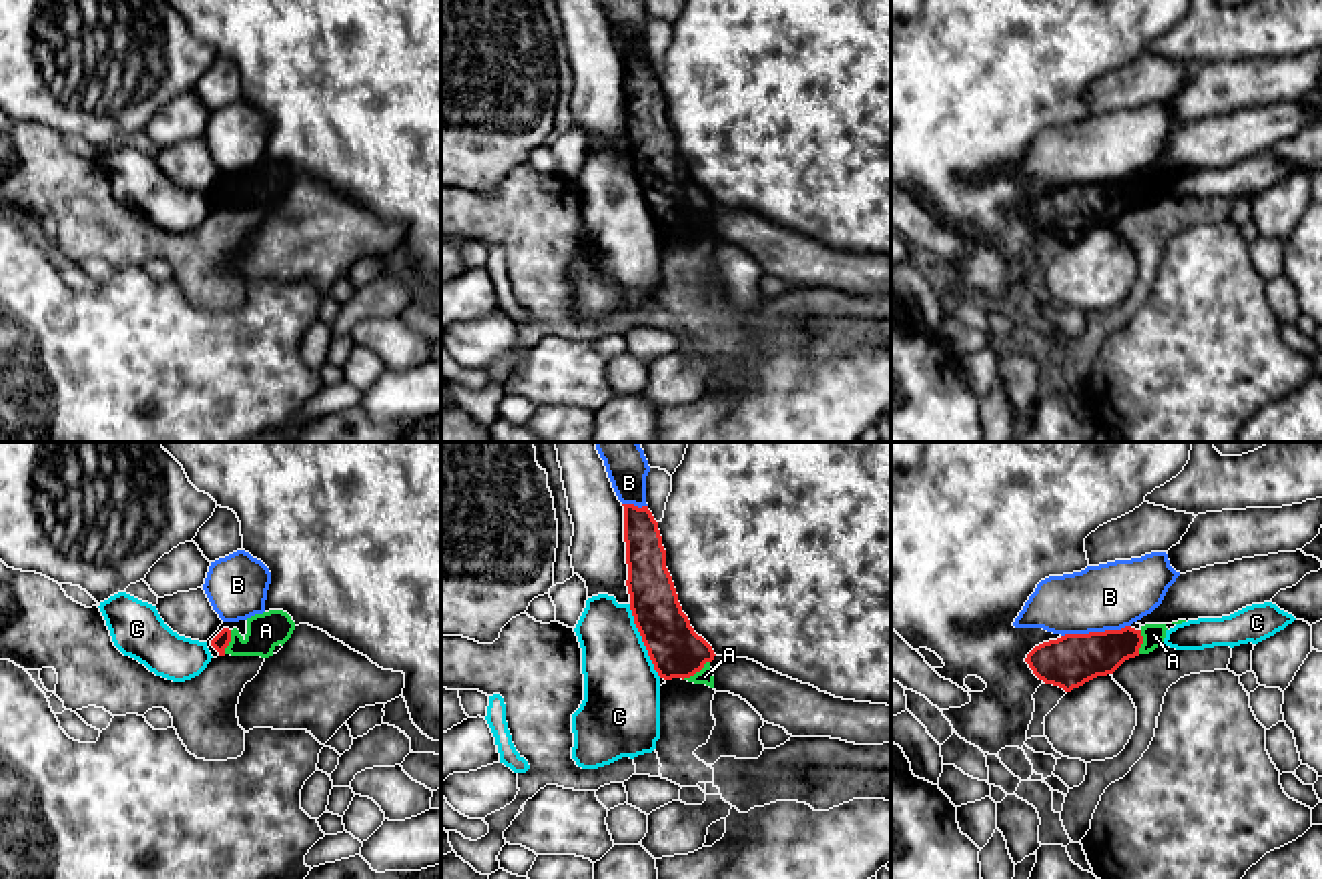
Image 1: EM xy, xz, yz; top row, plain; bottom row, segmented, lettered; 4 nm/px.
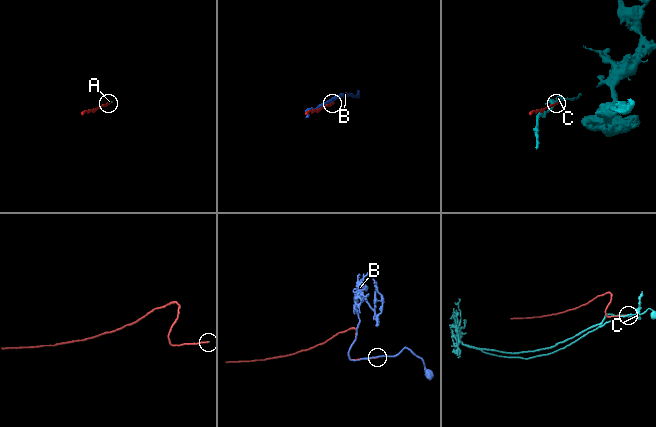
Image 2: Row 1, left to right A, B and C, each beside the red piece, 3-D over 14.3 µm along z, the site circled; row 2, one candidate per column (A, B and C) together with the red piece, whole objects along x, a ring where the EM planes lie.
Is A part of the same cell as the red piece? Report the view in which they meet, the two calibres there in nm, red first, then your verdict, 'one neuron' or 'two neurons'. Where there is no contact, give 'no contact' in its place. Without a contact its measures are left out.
contact in xz; calibres 220 and 60 nm; one neuron

